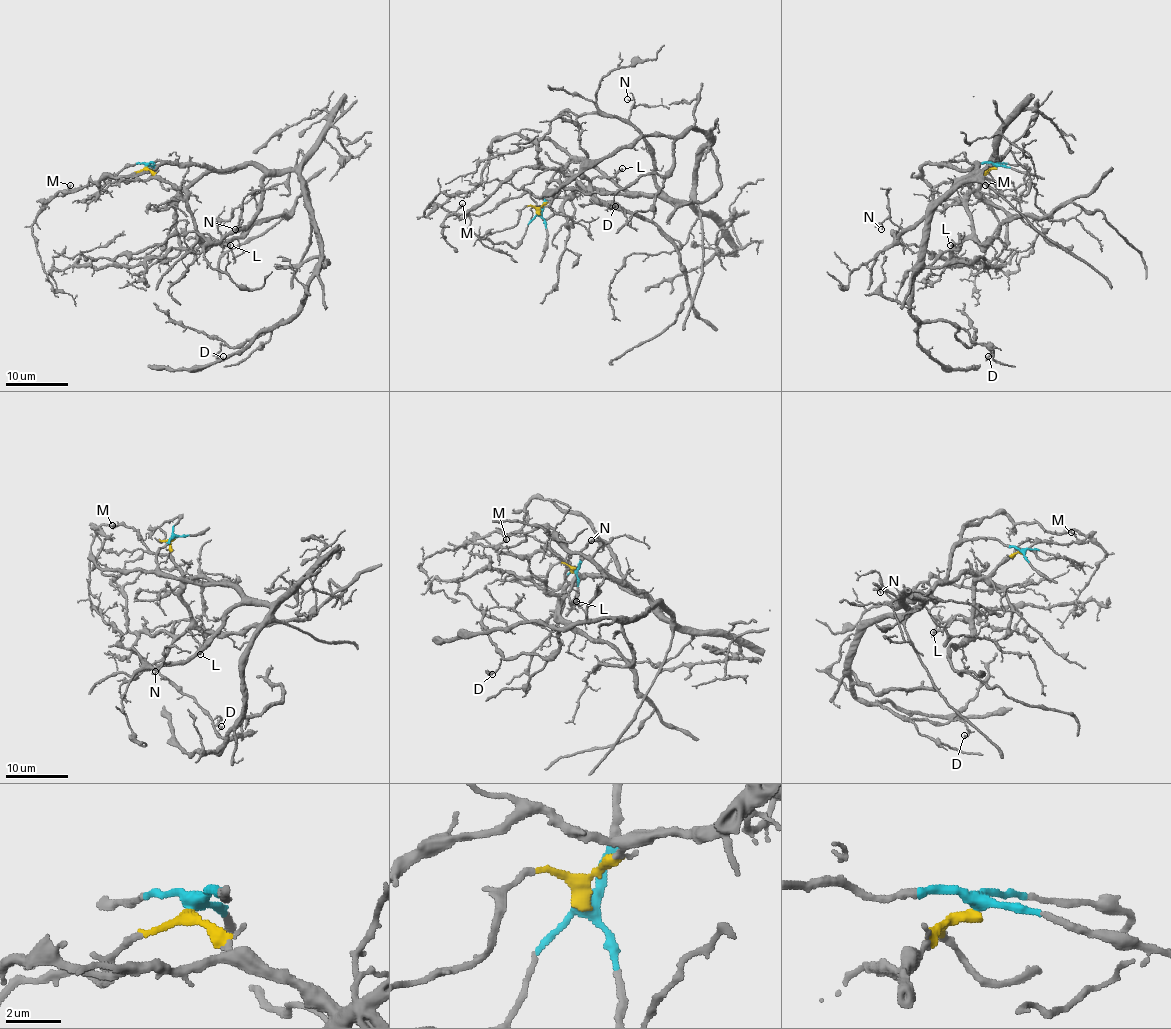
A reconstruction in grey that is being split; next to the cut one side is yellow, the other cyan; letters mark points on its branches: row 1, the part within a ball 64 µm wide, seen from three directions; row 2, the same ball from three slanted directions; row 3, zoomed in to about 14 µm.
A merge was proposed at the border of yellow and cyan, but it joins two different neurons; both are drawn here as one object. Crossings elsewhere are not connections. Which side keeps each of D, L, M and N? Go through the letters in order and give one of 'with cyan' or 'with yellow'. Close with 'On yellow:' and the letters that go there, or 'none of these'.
D: with cyan
L: with yellow
M: with yellow
N: with cyan
On yellow: L, M

